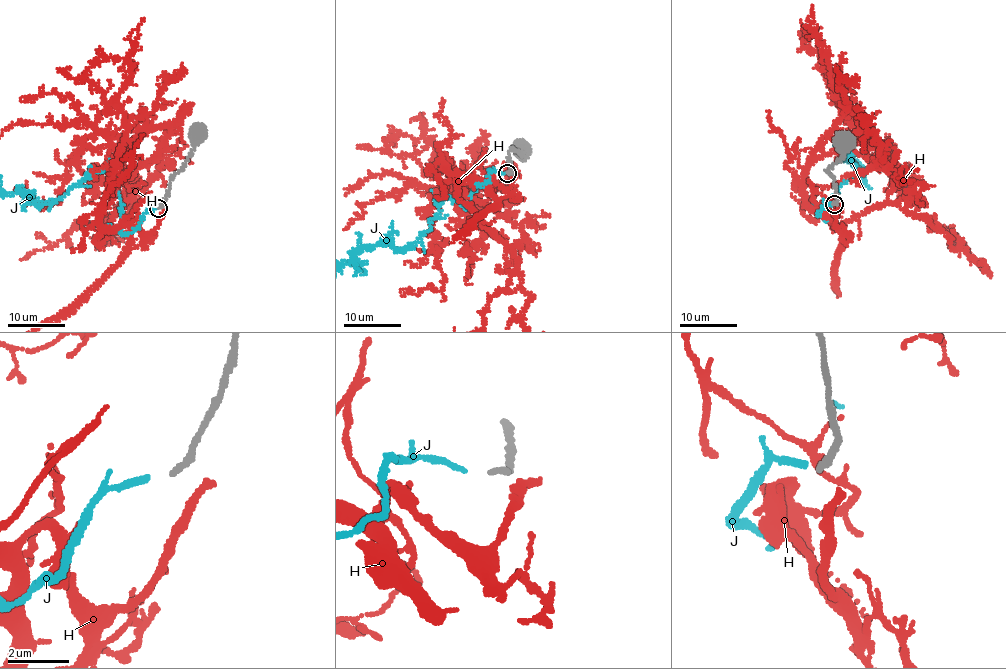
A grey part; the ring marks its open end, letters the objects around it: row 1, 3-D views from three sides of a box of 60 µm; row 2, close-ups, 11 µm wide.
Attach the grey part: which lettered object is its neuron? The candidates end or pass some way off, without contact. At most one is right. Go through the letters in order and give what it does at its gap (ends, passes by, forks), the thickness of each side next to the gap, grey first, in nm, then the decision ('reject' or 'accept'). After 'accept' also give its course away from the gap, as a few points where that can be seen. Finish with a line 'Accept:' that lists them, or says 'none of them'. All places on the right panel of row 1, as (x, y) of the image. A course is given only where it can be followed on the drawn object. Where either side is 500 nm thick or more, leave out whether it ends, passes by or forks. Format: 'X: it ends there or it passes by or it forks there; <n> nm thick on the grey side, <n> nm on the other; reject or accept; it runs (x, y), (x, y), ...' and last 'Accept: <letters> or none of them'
H: it ends there; 200 nm thick on the grey side, 360 nm on the other; reject
J: it ends there; 200 nm thick on the grey side, 160 nm on the other; accept
Accept: J

